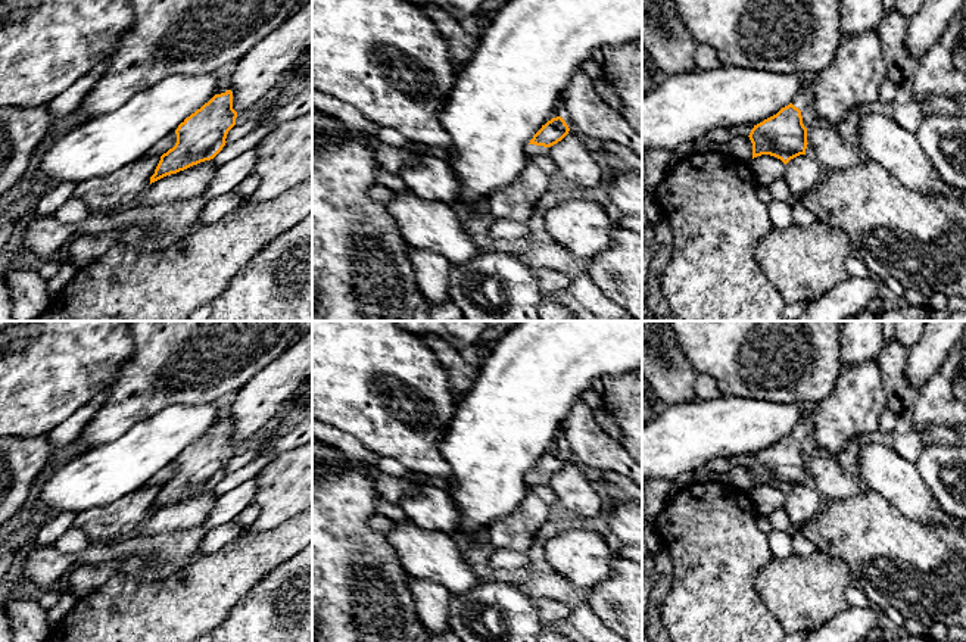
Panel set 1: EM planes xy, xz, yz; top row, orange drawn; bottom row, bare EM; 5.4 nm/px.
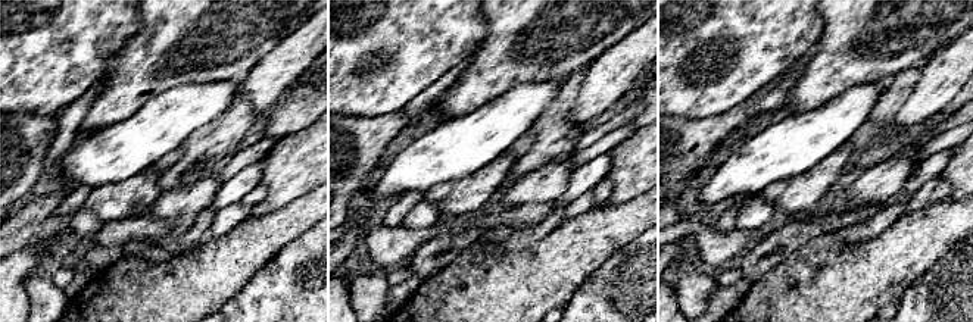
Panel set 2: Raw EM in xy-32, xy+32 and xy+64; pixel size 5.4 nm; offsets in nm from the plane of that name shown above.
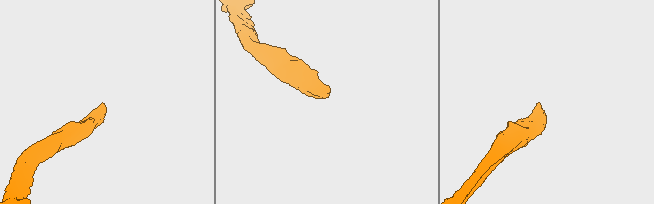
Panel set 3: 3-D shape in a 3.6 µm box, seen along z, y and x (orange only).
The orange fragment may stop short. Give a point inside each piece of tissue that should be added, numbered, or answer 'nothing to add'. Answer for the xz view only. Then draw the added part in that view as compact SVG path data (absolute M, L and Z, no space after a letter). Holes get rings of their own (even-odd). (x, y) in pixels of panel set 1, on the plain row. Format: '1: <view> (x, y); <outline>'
1: xz (532, 479); M527 474L526 483L527 483L527 486L548 486L549 477Z

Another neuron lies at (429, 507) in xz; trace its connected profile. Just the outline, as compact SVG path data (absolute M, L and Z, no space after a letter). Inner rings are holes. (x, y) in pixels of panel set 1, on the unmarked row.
M424 484L398 505L405 511L409 523L445 533L459 527L459 511L451 495L442 487Z

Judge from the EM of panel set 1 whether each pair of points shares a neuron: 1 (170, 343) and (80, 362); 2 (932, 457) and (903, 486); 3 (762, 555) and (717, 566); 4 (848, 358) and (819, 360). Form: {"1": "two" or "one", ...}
{"1": "two", "2": "two", "3": "one", "4": "two"}

